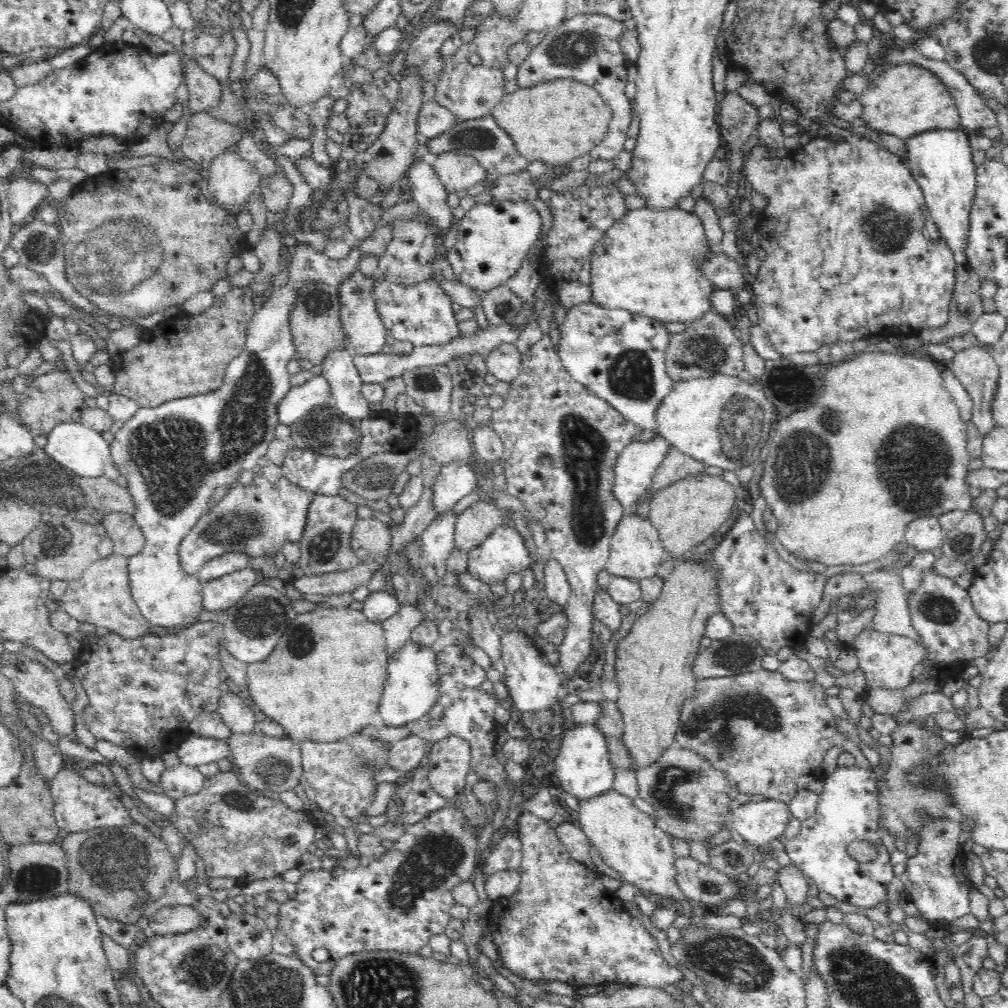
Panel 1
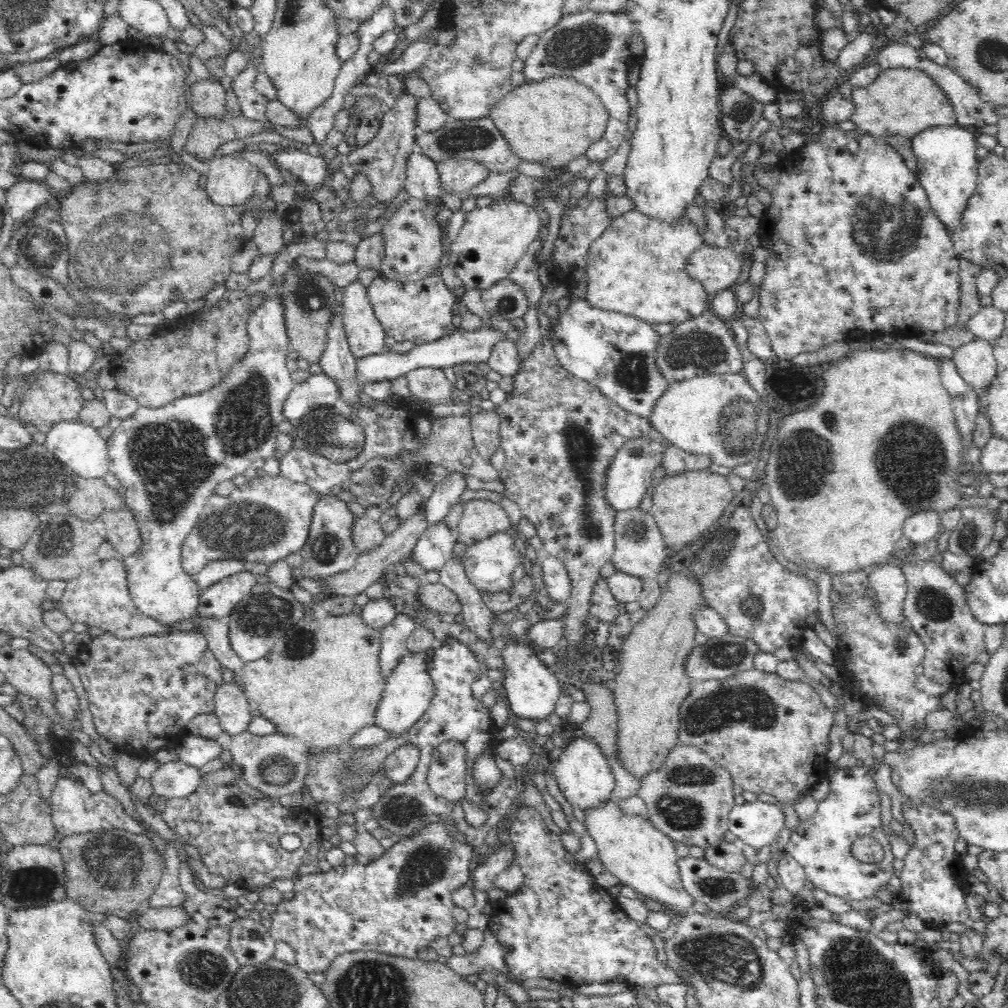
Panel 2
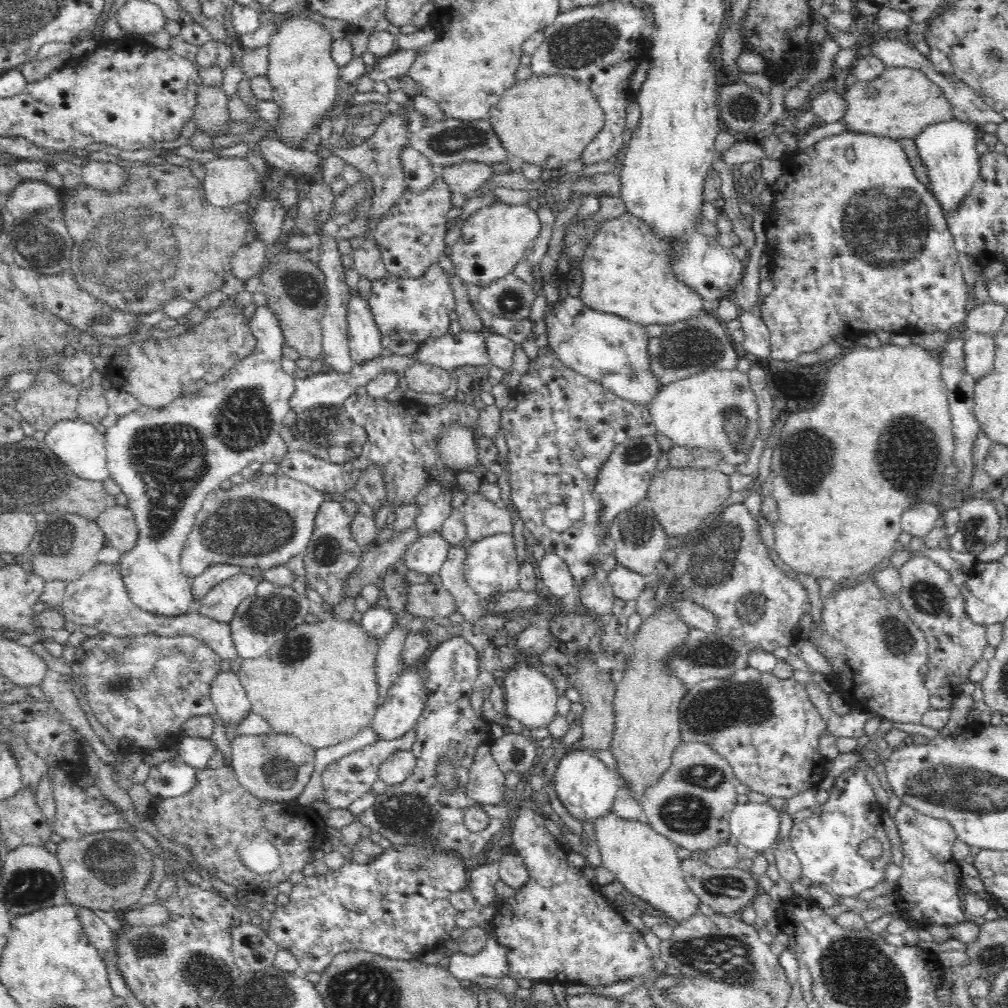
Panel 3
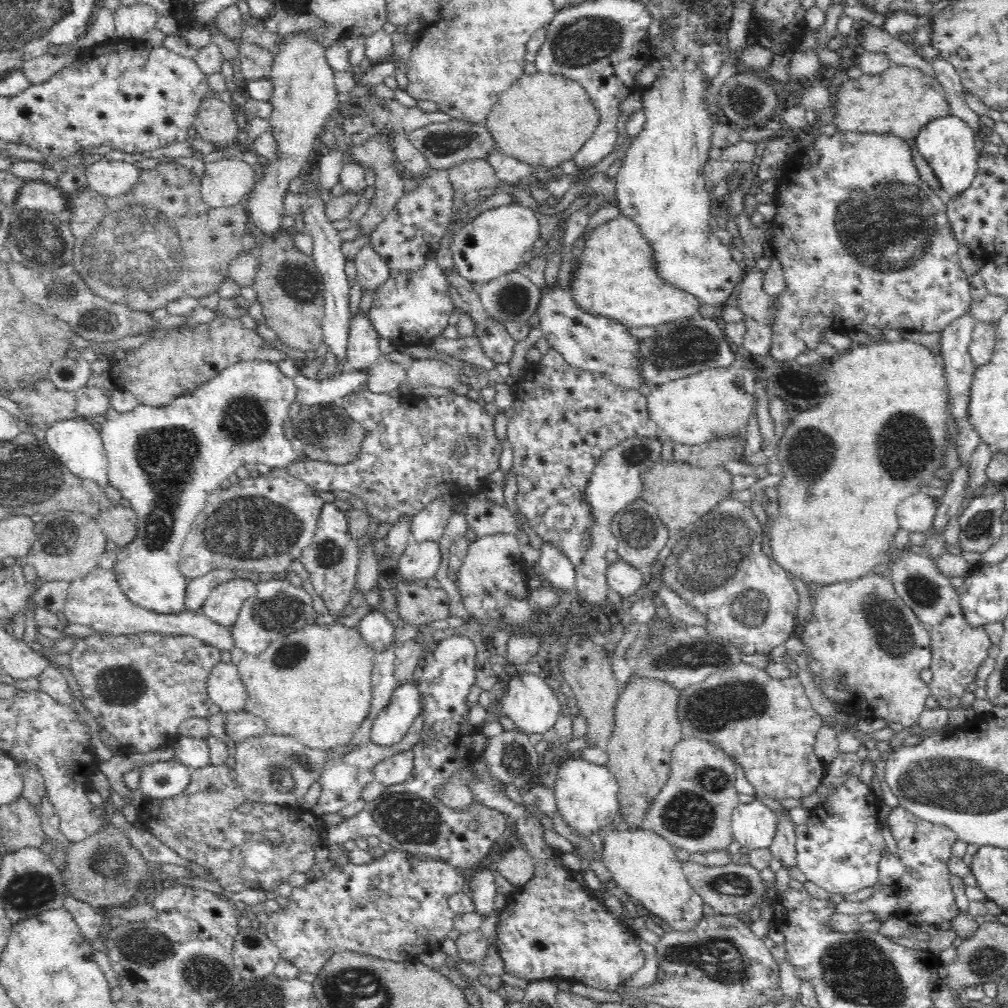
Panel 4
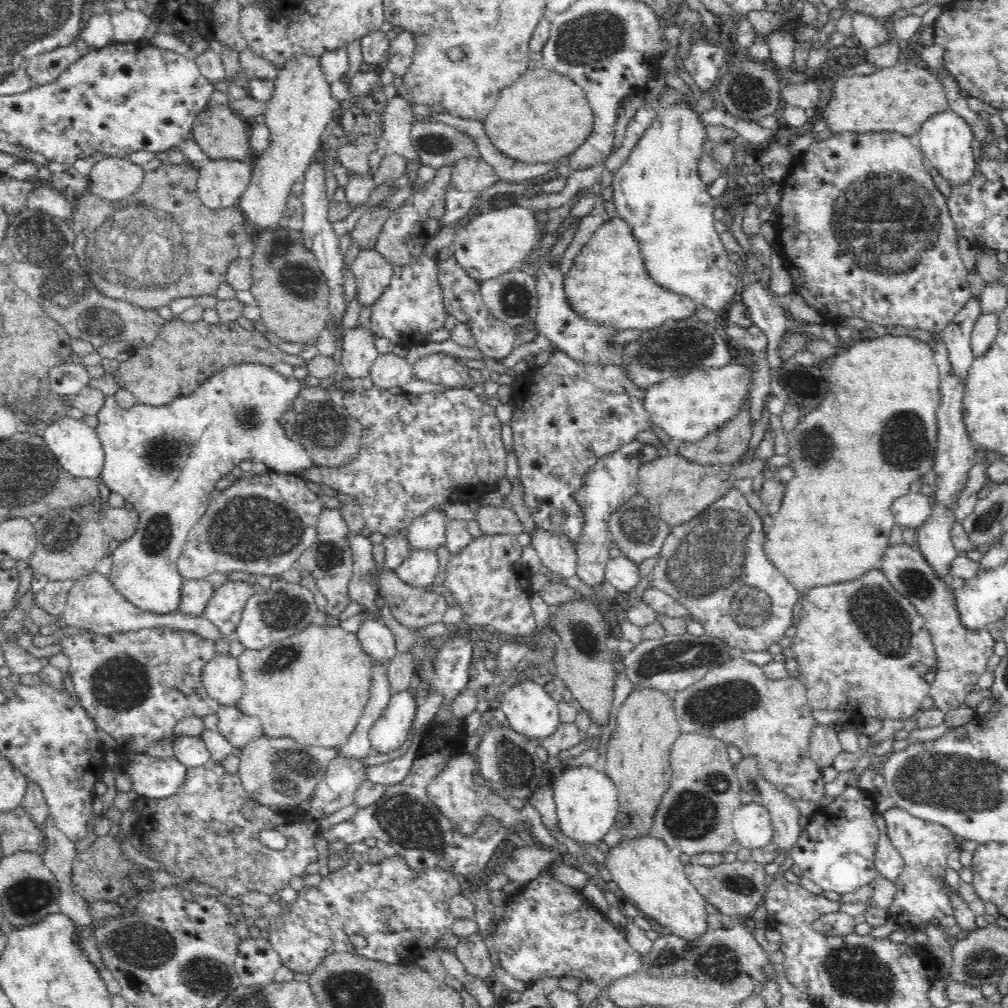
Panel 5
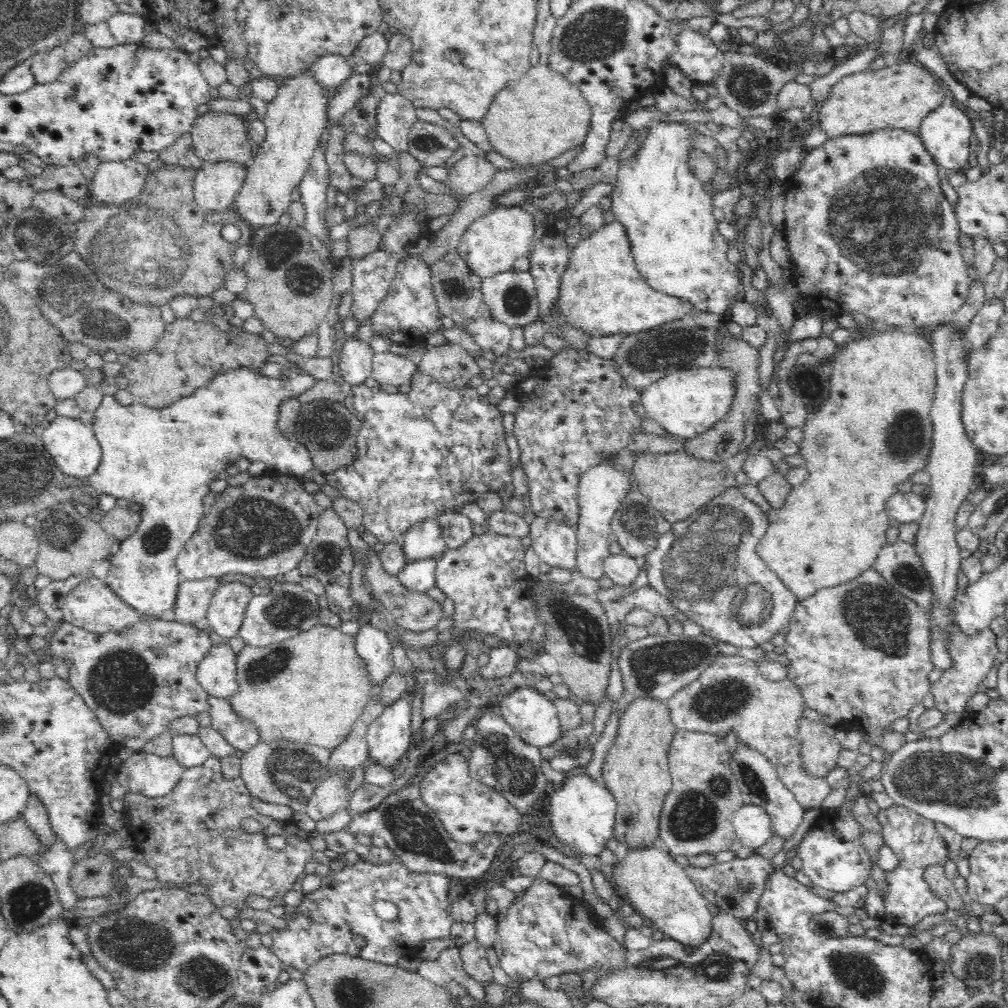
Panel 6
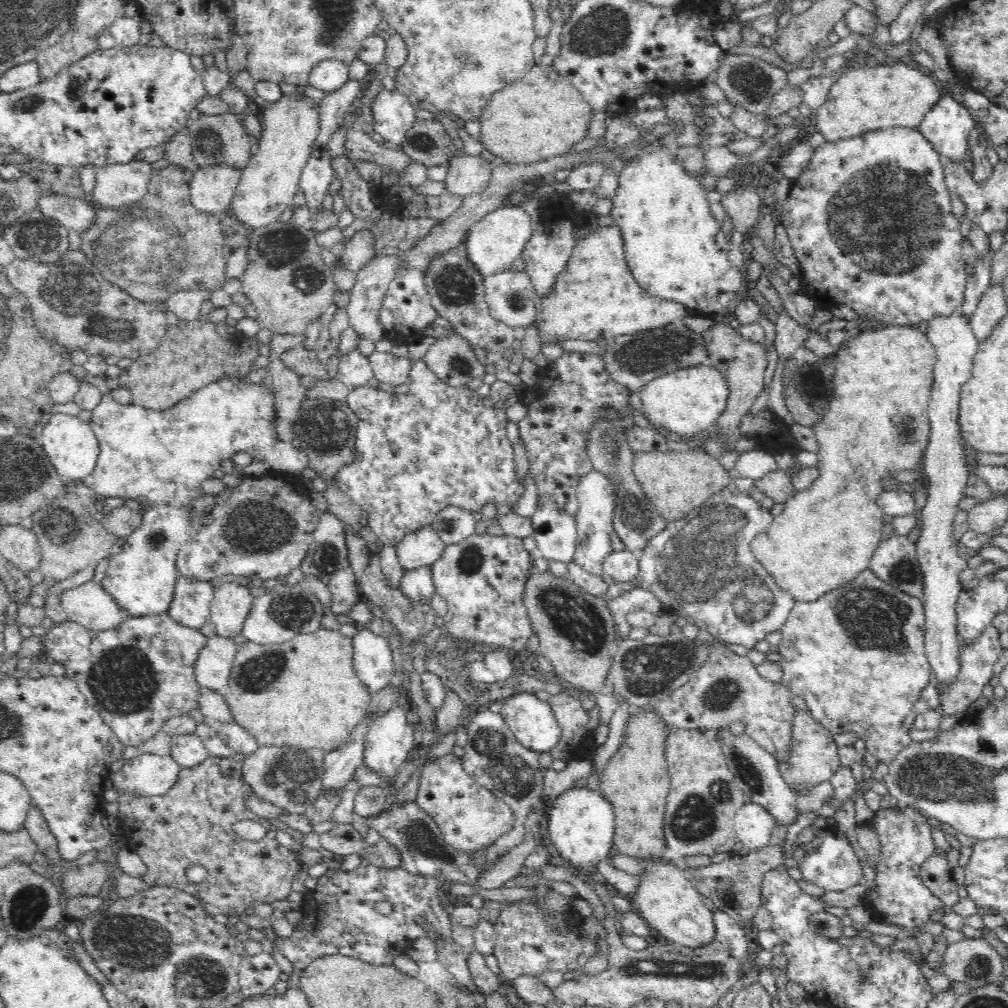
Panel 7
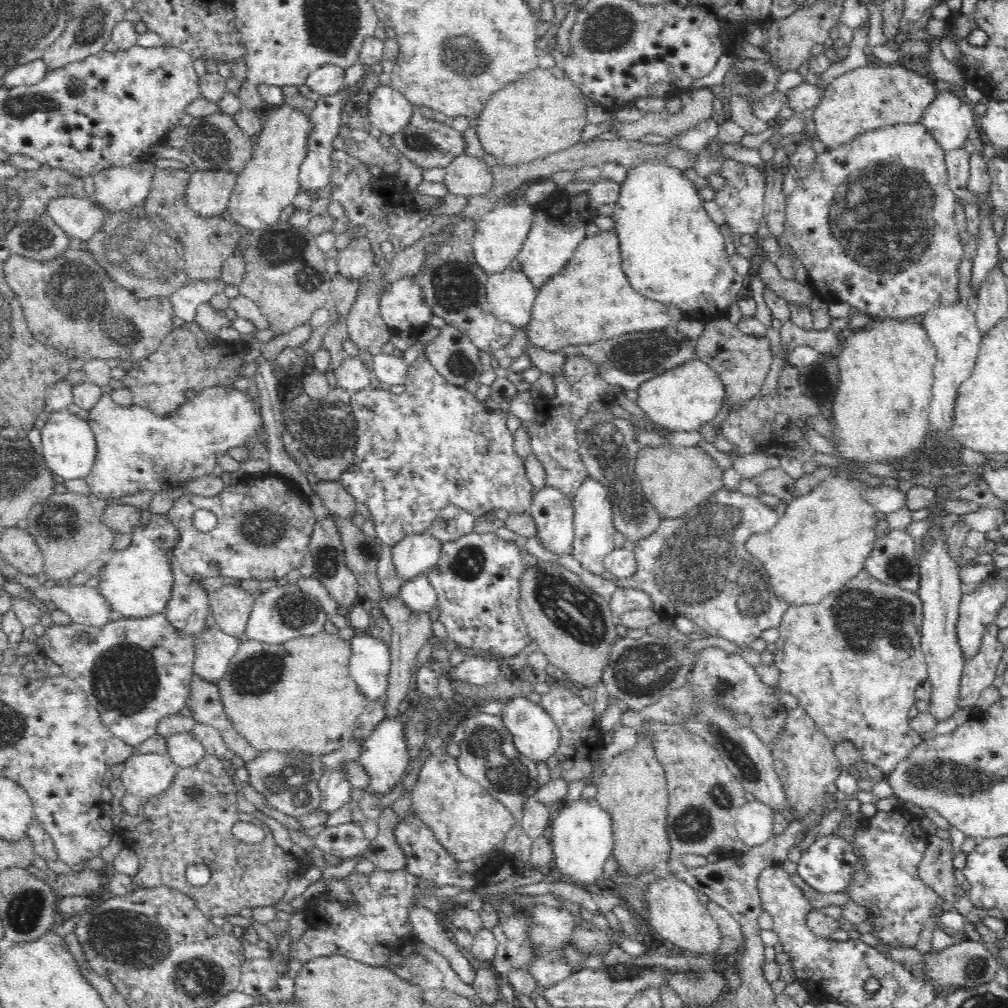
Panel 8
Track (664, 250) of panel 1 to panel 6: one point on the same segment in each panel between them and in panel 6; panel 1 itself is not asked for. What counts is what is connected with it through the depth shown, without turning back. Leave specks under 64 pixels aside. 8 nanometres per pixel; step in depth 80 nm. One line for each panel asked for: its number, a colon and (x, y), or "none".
2: (635, 267)
3: (624, 273)
4: (615, 279)
5: (605, 285)
6: (601, 294)

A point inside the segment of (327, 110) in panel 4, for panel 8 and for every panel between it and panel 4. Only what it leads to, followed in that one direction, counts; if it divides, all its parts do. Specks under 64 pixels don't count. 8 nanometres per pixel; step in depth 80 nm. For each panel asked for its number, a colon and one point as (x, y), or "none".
5: (302, 105)
6: (295, 120)
7: (270, 180)
8: (269, 181)

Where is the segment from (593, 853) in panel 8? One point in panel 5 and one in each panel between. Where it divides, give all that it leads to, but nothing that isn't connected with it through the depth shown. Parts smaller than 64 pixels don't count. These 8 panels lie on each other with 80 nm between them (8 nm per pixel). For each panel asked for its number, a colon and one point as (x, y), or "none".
5: (587, 806)
6: (582, 814)
7: (581, 823)

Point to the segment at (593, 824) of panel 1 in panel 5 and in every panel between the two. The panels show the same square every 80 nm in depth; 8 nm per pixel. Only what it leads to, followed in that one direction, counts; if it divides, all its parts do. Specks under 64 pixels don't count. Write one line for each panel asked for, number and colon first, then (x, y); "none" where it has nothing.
2: (630, 847)
3: (644, 862)
4: (645, 866)
5: (649, 874)

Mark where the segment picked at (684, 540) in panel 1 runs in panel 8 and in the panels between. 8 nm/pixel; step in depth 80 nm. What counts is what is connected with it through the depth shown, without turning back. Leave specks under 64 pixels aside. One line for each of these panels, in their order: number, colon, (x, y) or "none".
2: (685, 505)
3: (681, 497)
4: (681, 493)
5: (680, 488)
6: (677, 484)
7: (676, 482)
8: (673, 479)

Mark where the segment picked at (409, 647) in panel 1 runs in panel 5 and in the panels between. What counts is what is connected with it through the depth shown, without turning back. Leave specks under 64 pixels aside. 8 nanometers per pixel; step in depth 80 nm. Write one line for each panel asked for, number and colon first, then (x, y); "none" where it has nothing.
2: (406, 696)
3: (400, 712)
4: (392, 724)
5: (390, 731)

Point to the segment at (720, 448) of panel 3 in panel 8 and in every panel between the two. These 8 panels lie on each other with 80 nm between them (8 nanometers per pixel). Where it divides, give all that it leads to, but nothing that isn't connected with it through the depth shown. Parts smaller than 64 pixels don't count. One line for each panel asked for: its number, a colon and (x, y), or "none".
4: (714, 403)
5: (688, 407)
6: (686, 403)
7: (687, 401)
8: (686, 397)

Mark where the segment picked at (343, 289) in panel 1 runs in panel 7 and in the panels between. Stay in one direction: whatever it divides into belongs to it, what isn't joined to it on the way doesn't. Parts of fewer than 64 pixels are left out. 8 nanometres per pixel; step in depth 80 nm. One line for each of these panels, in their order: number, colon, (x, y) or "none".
2: (365, 335)
3: (365, 345)
4: (363, 351)
5: (358, 349)
6: (355, 365)
7: (354, 370)

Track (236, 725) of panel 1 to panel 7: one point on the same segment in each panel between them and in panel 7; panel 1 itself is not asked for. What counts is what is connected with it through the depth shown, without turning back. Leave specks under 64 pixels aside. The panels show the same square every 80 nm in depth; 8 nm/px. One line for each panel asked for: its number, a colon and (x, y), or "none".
2: (233, 708)
3: (227, 692)
4: (225, 687)
5: (220, 676)
6: (215, 672)
7: (213, 664)

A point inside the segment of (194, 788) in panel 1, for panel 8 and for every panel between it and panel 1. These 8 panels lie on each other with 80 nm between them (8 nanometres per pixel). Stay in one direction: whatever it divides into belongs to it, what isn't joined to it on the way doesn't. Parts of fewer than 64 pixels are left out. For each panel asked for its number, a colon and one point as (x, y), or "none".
2: (176, 779)
3: (172, 778)
4: (165, 779)
5: (152, 777)
6: (153, 776)
7: (147, 775)
8: (144, 776)

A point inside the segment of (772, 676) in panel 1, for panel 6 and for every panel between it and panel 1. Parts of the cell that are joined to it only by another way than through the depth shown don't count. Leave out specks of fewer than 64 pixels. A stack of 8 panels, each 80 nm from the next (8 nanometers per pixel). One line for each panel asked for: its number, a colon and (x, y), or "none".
2: (771, 733)
3: (768, 729)
4: (768, 725)
5: (770, 720)
6: (731, 695)

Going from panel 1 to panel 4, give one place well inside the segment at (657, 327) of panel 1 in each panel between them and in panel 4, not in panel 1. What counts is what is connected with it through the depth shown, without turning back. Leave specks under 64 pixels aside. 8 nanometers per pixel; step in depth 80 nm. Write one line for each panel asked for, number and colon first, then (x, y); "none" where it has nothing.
2: (616, 353)
3: (605, 348)
4: (592, 343)

